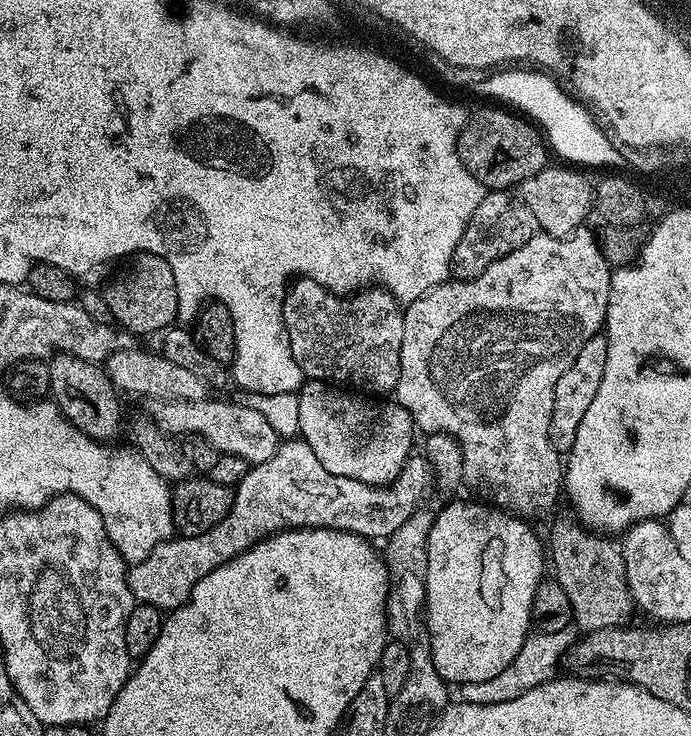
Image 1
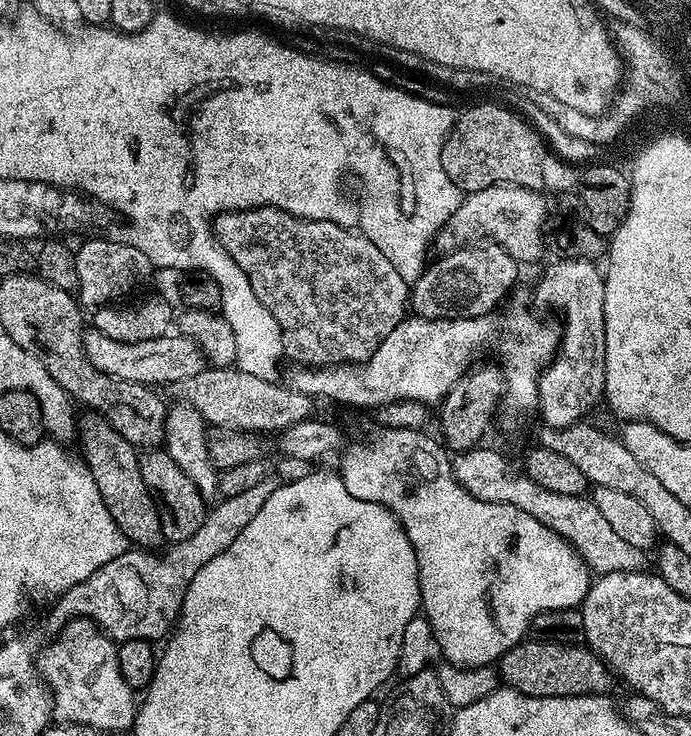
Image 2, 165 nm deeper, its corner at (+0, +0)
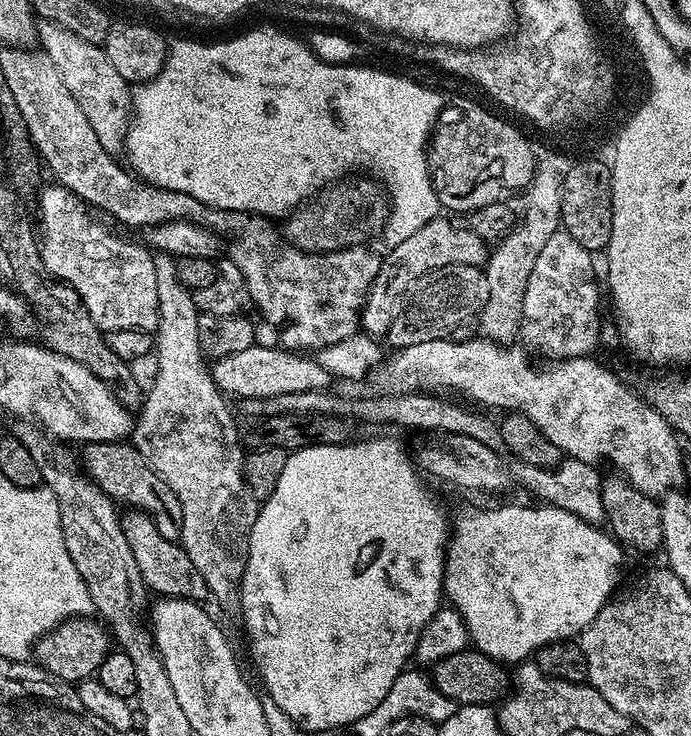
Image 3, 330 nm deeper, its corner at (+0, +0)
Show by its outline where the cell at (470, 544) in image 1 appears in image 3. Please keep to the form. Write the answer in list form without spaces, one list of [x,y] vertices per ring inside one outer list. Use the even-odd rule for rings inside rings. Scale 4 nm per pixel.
[[[504,504],[501,508],[472,508],[462,513],[451,525],[444,557],[444,596],[462,614],[471,647],[508,666],[527,661],[544,644],[579,637],[614,596],[624,568],[625,549],[603,527],[552,504],[536,507],[540,508]]]

